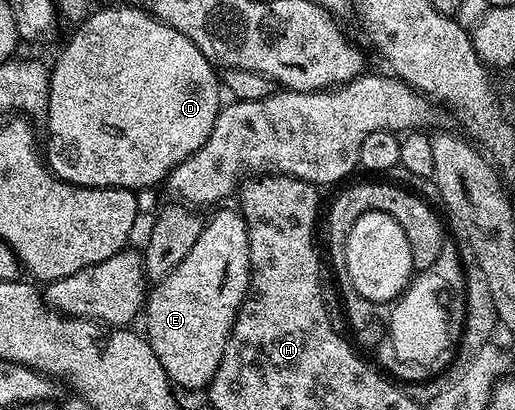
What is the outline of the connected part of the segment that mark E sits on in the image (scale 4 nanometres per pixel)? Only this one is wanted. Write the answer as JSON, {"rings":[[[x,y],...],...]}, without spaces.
{"rings":[[[235,207],[224,208],[207,217],[198,242],[166,279],[147,293],[148,344],[158,354],[177,389],[207,389],[224,357],[226,342],[232,333],[236,315],[252,278],[250,242],[244,217]]]}

